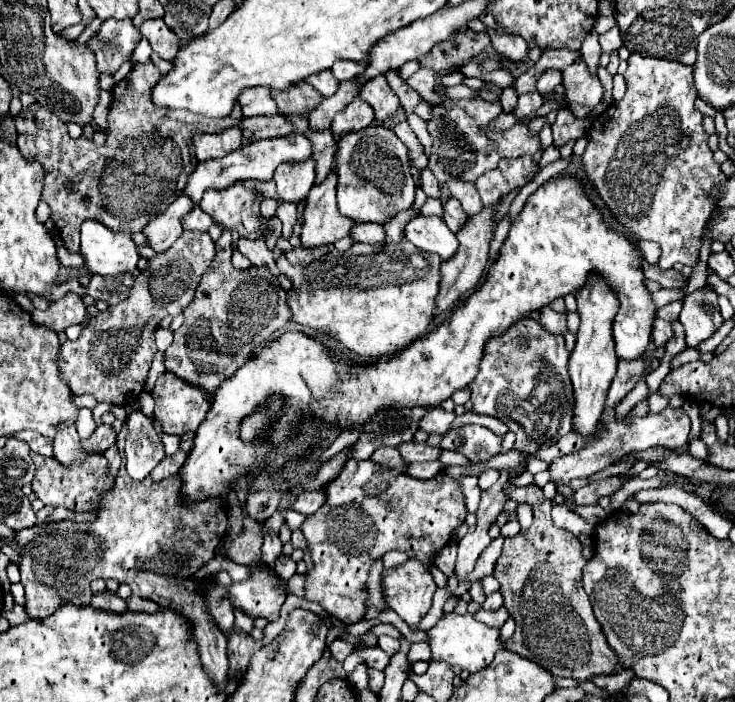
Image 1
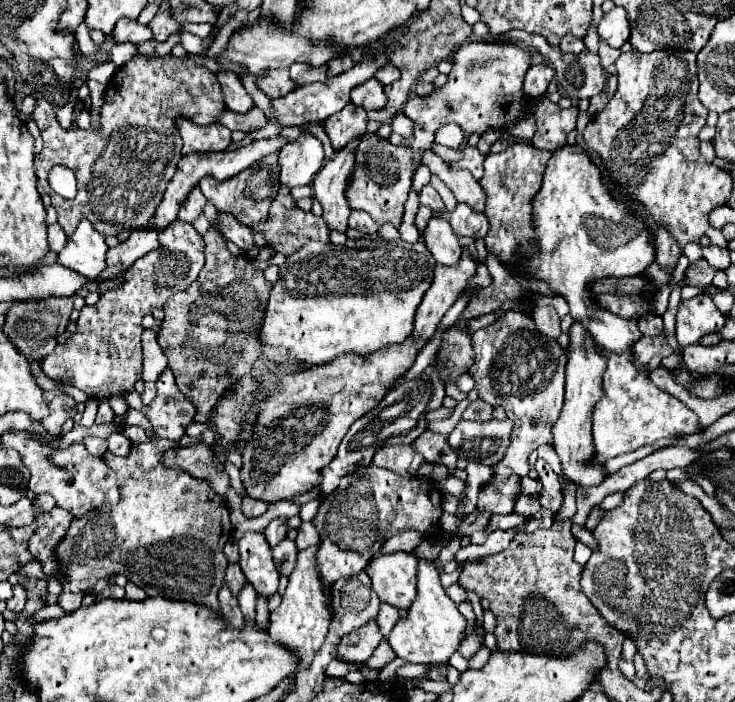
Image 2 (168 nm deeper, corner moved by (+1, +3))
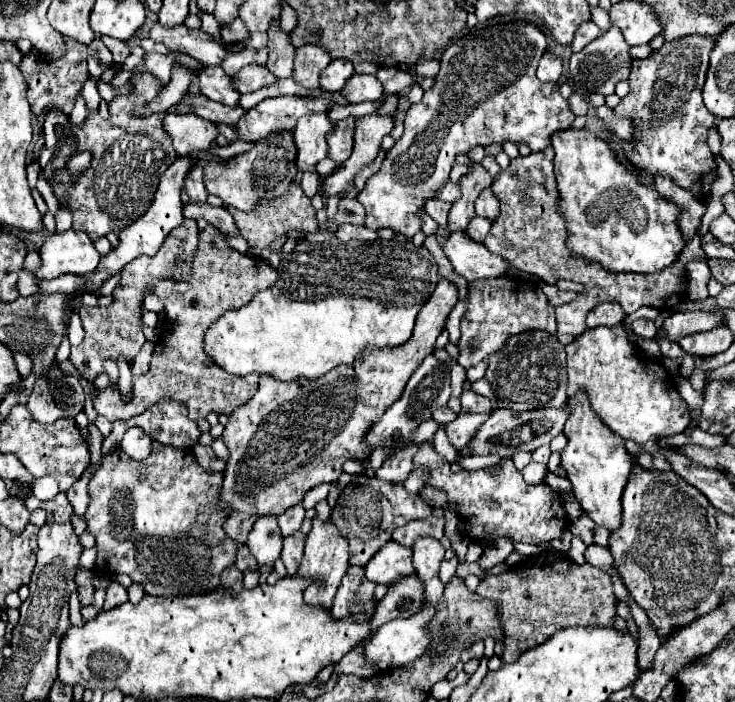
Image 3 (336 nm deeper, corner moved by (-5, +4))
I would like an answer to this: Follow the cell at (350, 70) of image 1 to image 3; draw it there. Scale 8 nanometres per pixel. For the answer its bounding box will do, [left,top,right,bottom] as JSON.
[321,59,355,93]

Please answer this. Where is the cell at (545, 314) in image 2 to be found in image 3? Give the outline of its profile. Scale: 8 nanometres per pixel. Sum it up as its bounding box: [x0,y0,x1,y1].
[485,147,687,335]

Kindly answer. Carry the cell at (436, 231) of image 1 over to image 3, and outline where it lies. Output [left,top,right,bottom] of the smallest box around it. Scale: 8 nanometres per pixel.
[443,233,509,283]

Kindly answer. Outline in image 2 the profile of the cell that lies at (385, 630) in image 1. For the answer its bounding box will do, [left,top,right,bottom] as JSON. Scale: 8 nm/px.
[387,558,465,664]

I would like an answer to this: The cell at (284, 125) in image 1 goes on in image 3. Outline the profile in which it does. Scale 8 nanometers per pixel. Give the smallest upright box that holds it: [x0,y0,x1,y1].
[191,97,247,125]

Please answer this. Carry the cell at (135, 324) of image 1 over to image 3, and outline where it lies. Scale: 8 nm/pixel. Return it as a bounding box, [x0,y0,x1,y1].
[69,219,199,383]

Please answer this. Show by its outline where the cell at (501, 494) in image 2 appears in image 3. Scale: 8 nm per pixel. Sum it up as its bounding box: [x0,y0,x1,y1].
[415,443,569,543]

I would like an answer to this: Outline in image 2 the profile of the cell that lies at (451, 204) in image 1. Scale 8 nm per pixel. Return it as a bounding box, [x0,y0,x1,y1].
[449,204,489,240]

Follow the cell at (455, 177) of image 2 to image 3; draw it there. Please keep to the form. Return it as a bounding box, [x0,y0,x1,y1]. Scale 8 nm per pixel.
[475,189,499,219]

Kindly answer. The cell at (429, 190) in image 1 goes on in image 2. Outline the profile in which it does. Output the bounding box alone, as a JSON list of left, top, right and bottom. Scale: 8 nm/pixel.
[419,184,445,216]

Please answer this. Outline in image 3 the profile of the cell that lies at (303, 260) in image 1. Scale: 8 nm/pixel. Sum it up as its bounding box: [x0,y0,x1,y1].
[227,185,319,249]

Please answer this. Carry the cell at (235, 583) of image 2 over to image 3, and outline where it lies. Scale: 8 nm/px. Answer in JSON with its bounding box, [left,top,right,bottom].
[235,547,257,571]

